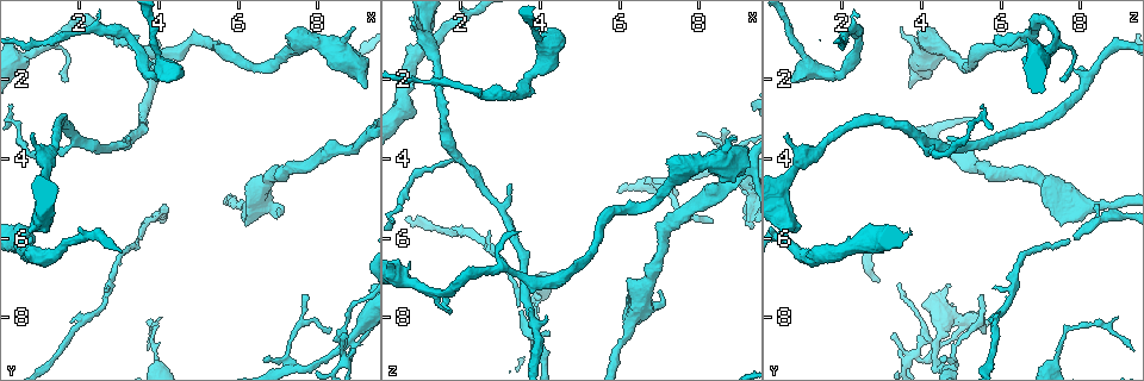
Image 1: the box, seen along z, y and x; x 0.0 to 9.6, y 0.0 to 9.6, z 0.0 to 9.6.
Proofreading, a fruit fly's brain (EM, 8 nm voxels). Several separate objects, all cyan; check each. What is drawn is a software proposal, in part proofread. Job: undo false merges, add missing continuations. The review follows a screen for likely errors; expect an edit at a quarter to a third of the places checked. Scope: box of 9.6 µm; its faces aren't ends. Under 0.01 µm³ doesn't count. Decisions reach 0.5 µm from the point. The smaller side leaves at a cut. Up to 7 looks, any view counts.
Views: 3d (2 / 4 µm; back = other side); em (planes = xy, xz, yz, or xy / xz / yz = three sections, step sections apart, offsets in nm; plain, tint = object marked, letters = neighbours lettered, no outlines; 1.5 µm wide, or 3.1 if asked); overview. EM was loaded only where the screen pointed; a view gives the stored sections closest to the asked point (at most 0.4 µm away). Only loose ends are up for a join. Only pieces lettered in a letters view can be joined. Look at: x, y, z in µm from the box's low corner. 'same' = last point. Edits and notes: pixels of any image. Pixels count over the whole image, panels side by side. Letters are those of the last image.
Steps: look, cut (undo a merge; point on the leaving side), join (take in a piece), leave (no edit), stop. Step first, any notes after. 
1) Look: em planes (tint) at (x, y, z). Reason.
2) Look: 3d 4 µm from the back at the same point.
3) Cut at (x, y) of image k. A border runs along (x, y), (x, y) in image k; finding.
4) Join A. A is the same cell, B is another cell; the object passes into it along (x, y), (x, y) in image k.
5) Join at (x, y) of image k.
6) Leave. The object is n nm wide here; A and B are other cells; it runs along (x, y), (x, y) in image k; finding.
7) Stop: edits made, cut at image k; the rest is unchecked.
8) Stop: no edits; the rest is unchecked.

Look: 3d 2 µm from the back at (8.60, 9.15, 3.60). Branch point.

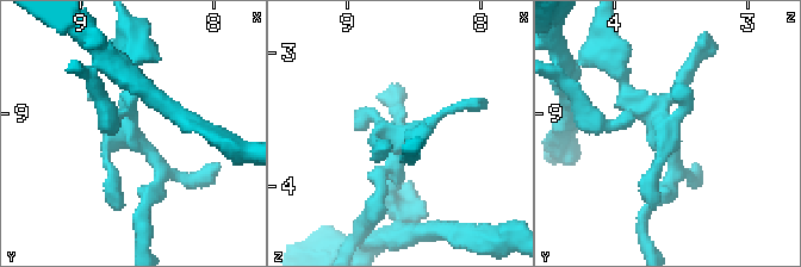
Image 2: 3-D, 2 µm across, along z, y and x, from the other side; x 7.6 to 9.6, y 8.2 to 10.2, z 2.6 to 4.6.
Look: em xz step 8 (letters) at (8.60, 9.14, 3.62).

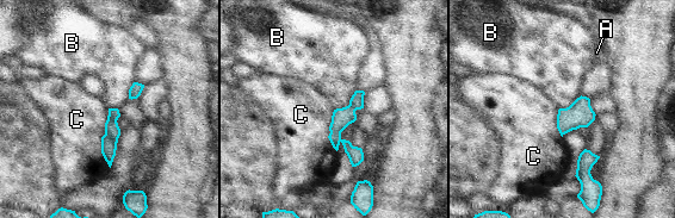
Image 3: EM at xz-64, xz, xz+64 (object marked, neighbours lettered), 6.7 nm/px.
Cut at (109, 147) of image 3. The longest contact is with C, 400 nm; A, B and C are other cells; a border runs along (105, 132), (116, 144) in image 3; a second neuron is stuck on.

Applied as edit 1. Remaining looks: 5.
Look: em planes (letters) at (7.30, 9.15, 4.80). Three arms meet.

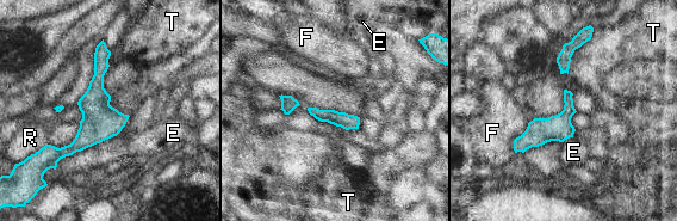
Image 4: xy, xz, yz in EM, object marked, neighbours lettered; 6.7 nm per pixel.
Leave. E, F, R and T are other cells; continuous, no second neuron.

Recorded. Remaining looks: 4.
Look: 3d 4 µm at (0.80, 3.35, 0.65). Branch stops here.

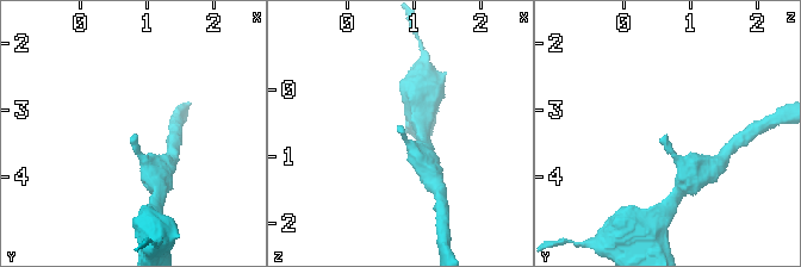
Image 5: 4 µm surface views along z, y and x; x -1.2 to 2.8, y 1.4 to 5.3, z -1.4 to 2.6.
Look: em xy step 8 (letters) at (0.85, 3.40, 0.55). Need the tissue.

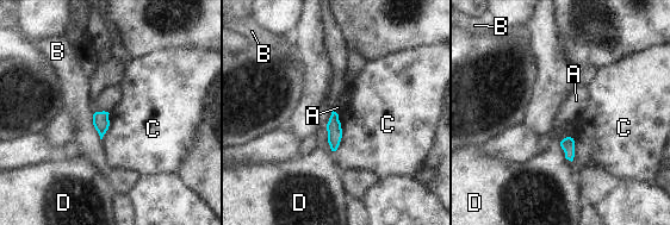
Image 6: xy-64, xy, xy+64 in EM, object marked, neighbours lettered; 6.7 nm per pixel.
Look: em planes (letters) at the same point.

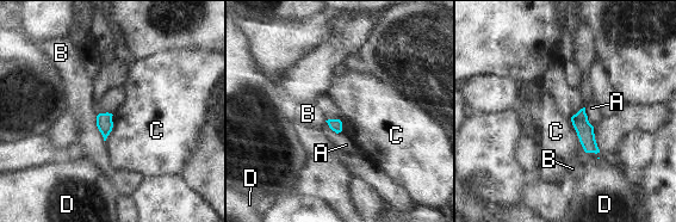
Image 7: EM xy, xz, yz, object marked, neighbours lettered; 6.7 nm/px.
Leave. A, B, C and D are other cells; a border runs along (570, 117), (578, 141), (585, 153) in image 7; none of them fits.

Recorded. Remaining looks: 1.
Stop: edits made, cut at image 3; the rest is unchecked.

